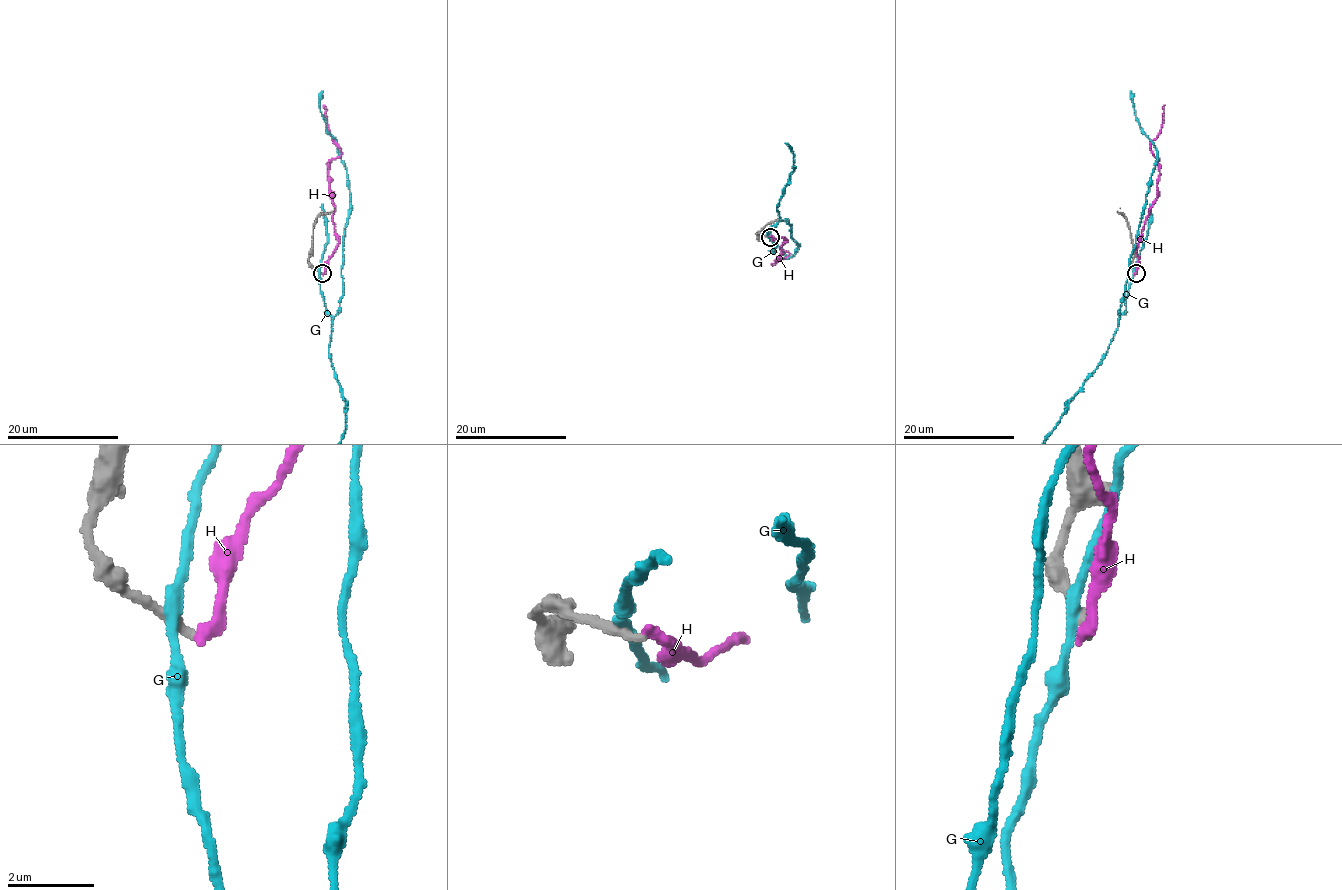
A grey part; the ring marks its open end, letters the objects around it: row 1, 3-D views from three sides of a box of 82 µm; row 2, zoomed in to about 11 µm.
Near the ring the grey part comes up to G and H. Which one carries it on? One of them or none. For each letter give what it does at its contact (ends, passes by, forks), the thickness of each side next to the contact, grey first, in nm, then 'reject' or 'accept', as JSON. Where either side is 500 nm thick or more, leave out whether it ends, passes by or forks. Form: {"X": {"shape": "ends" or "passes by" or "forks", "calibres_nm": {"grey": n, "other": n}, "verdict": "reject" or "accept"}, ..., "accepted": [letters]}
{"G": {"shape": "passes by", "calibres_nm": {"grey": 280, "other": 260}, "verdict": "reject"}, "H": {"shape": "ends", "calibres_nm": {"grey": 240, "other": 300}, "verdict": "reject"}, "accepted": []}

